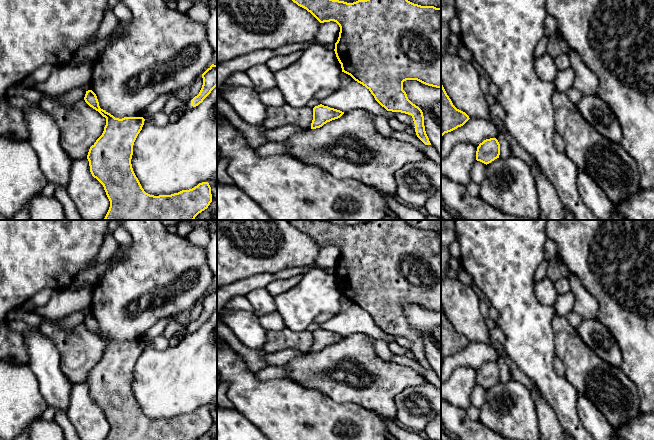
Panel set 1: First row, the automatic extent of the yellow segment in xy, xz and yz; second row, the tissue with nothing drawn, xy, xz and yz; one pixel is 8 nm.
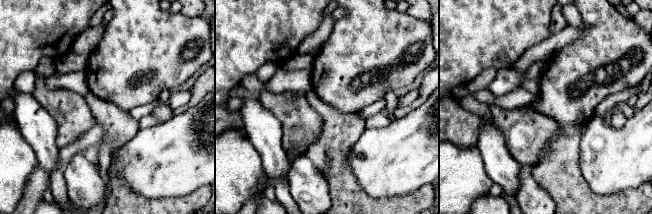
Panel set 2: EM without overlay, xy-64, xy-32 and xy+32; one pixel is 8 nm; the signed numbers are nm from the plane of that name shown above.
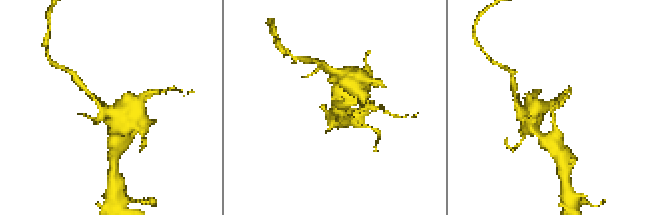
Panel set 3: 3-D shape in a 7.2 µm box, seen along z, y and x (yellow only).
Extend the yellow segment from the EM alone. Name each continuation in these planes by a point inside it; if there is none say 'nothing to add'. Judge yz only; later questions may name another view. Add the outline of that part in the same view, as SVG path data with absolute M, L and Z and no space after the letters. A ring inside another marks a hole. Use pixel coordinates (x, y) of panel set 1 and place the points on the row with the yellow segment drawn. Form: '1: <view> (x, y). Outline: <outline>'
nothing to add

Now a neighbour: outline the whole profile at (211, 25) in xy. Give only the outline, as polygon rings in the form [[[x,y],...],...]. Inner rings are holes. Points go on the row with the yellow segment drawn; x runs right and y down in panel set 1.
[[[217,7],[210,9],[210,16],[205,25],[212,50],[217,53]]]

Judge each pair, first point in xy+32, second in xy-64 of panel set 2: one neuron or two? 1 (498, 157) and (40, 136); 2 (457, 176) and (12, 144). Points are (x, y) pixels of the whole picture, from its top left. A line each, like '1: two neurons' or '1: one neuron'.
1: one neuron
2: one neuron

